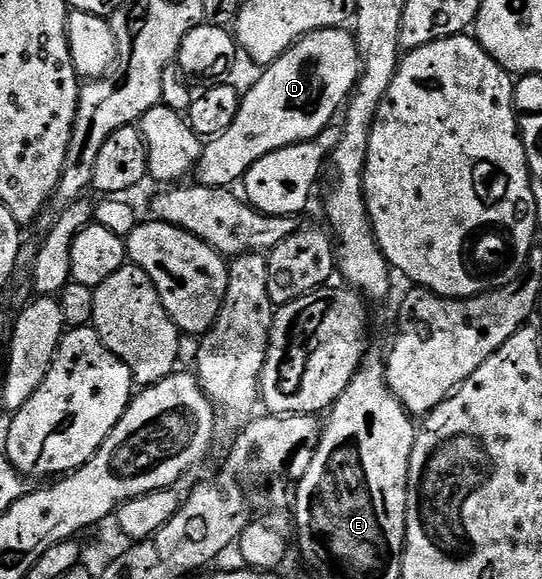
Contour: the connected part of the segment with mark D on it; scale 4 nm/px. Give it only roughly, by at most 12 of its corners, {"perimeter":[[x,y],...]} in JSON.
{"perimeter":[[350,28],[289,46],[204,144],[198,184],[311,141],[363,71]]}

